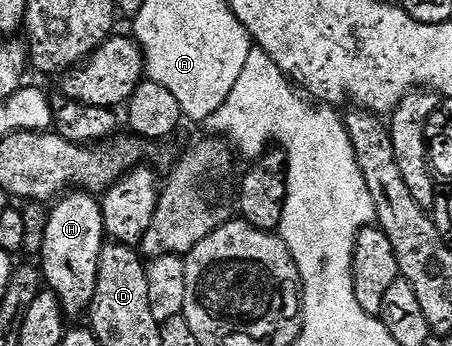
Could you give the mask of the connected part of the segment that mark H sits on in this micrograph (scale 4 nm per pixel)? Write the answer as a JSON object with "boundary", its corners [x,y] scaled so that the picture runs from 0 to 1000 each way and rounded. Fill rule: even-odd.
{"boundary":[[[157,549],[111,592],[91,731],[91,795],[150,916],[175,913],[181,902],[186,910],[201,887],[230,702],[226,595],[204,558]]]}

